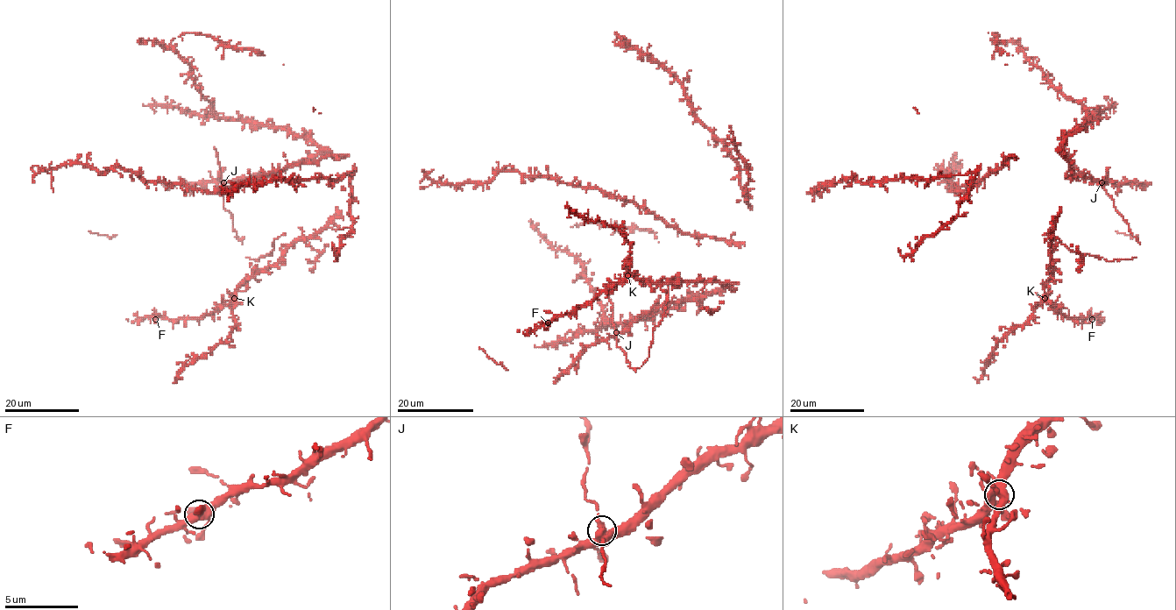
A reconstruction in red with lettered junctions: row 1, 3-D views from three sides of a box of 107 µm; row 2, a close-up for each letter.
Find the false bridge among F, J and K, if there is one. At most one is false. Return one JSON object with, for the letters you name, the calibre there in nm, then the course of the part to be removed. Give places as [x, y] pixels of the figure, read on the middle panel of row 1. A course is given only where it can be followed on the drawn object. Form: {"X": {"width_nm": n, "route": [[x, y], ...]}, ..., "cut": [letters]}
{"cut": []}

